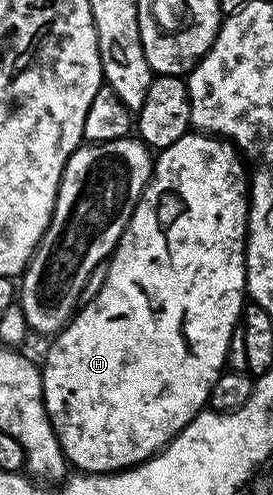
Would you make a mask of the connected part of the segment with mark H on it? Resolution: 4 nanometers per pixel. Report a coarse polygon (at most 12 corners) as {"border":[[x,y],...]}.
{"border":[[156,153],[49,421],[124,472],[208,405],[247,303],[246,161]]}

